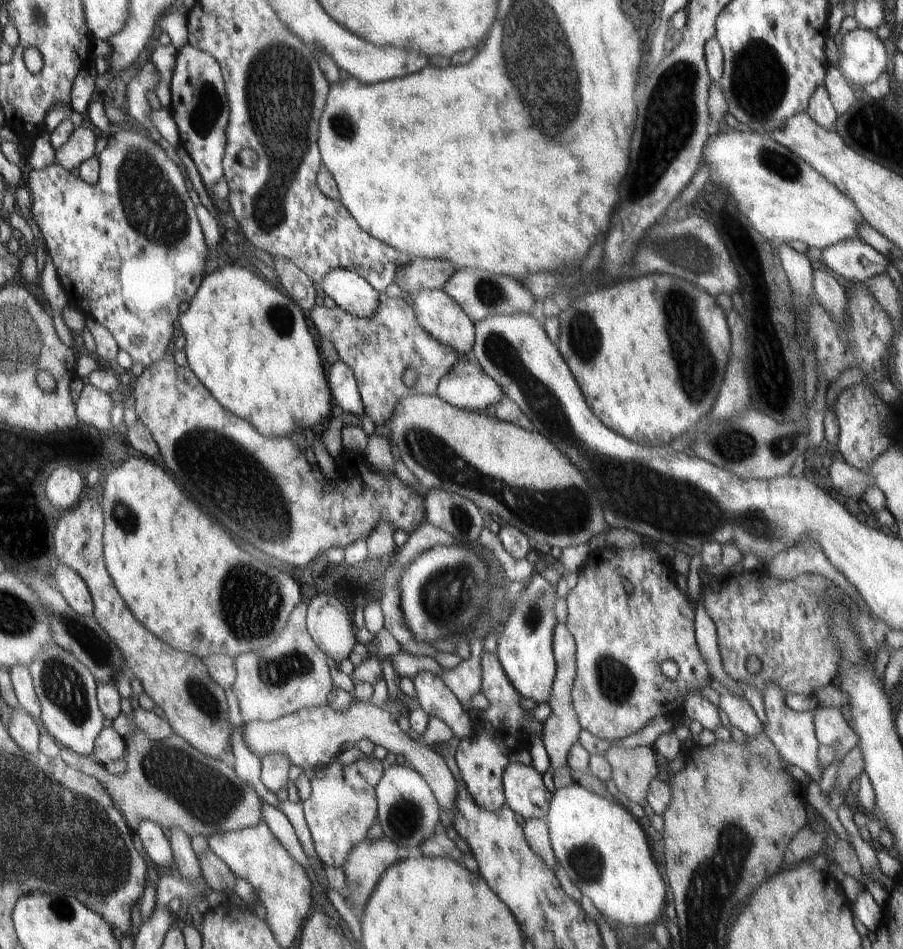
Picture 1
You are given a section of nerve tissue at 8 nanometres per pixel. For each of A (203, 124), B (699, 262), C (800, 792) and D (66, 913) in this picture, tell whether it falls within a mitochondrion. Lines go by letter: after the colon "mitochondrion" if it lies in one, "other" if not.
A: mitochondrion
B: mitochondrion
C: other
D: mitochondrion

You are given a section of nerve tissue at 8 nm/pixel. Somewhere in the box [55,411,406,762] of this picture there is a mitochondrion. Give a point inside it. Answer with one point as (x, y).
(204, 454)

